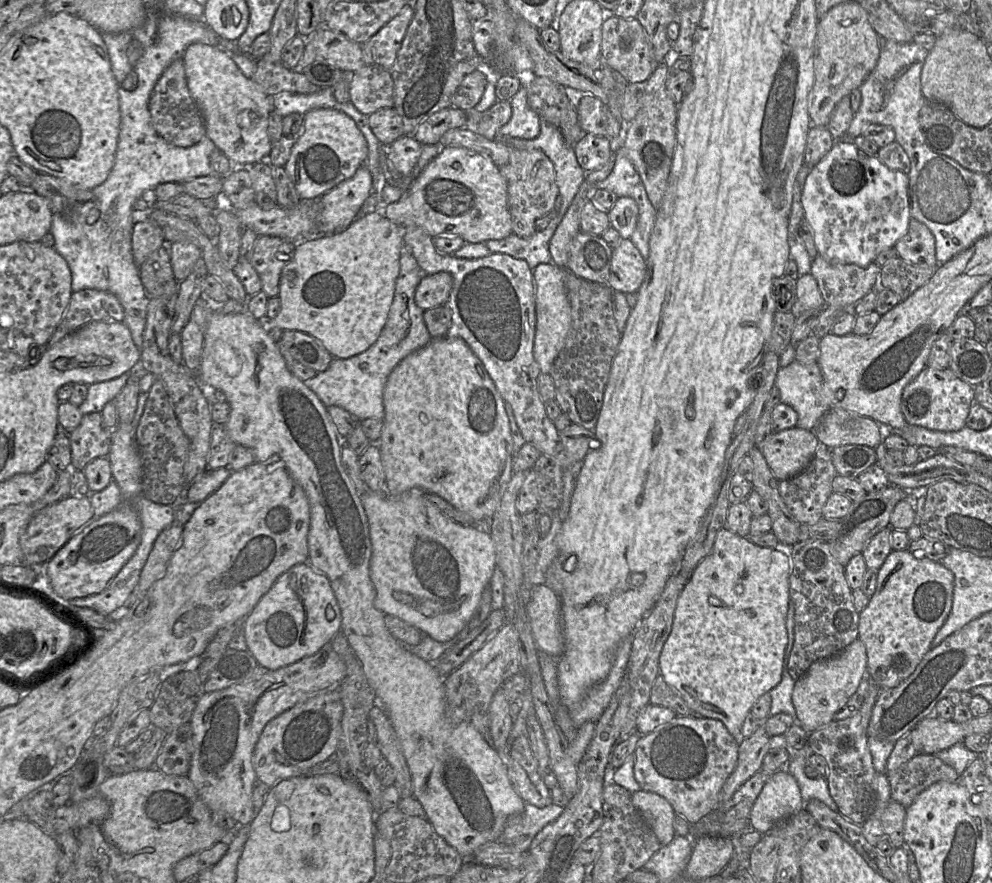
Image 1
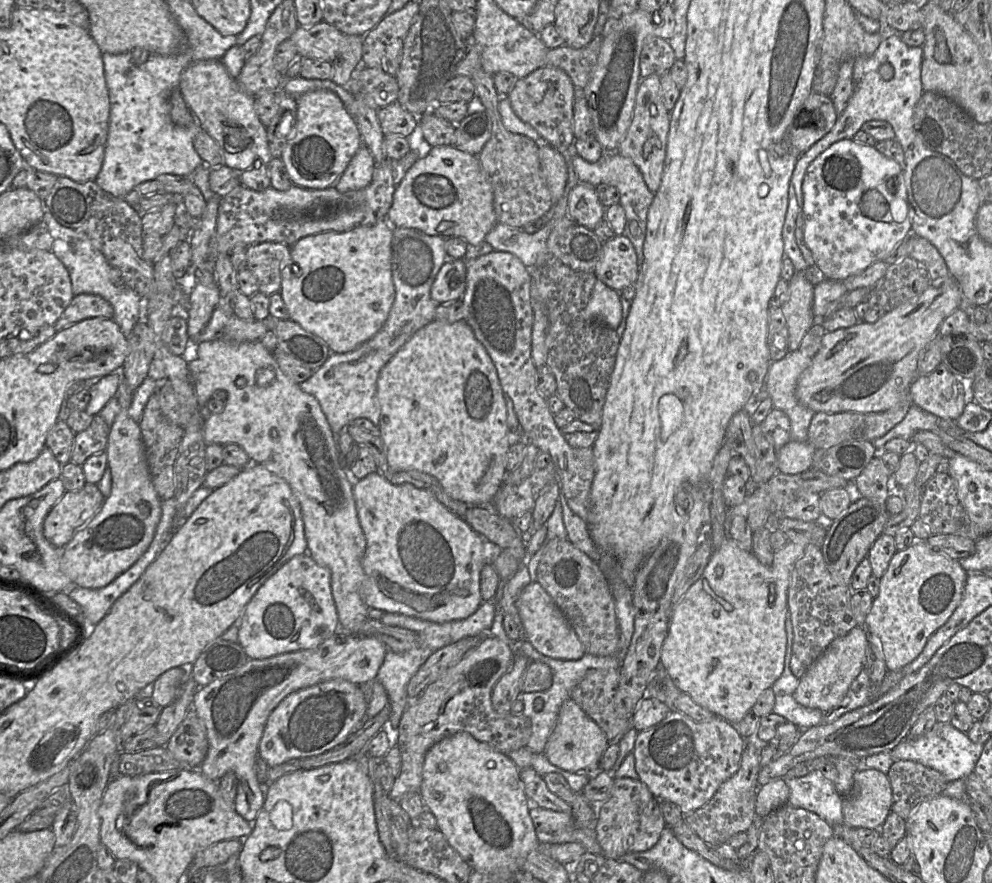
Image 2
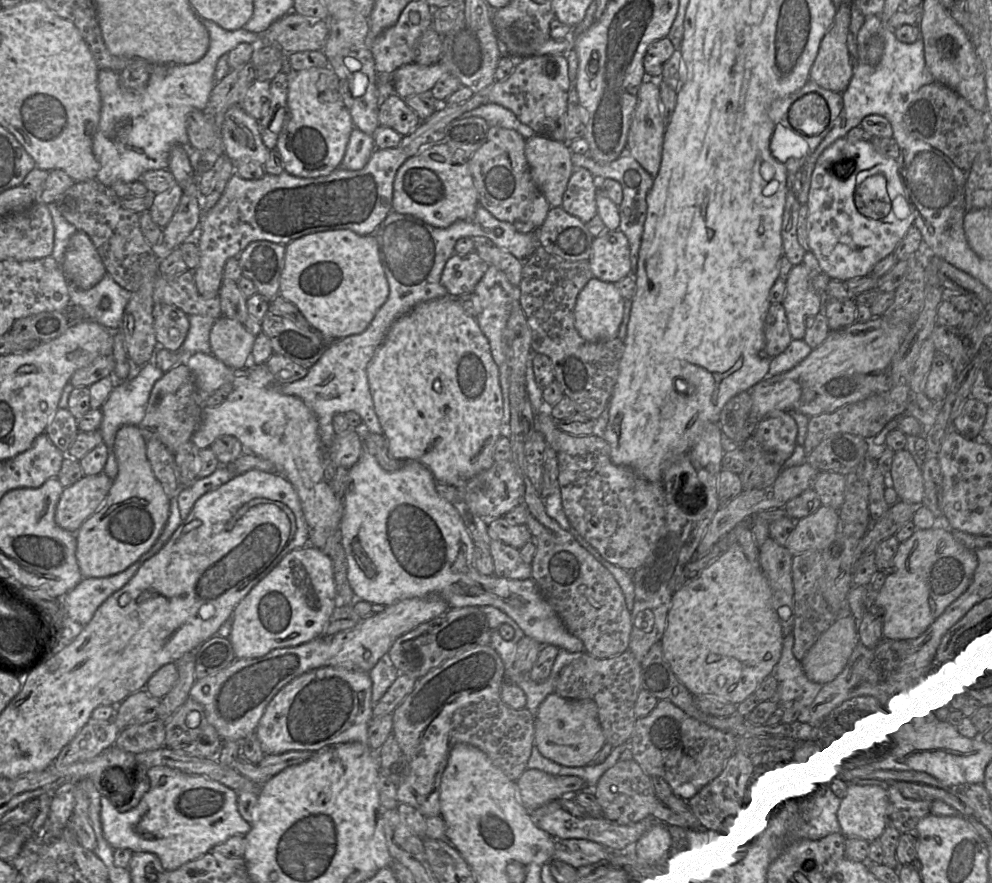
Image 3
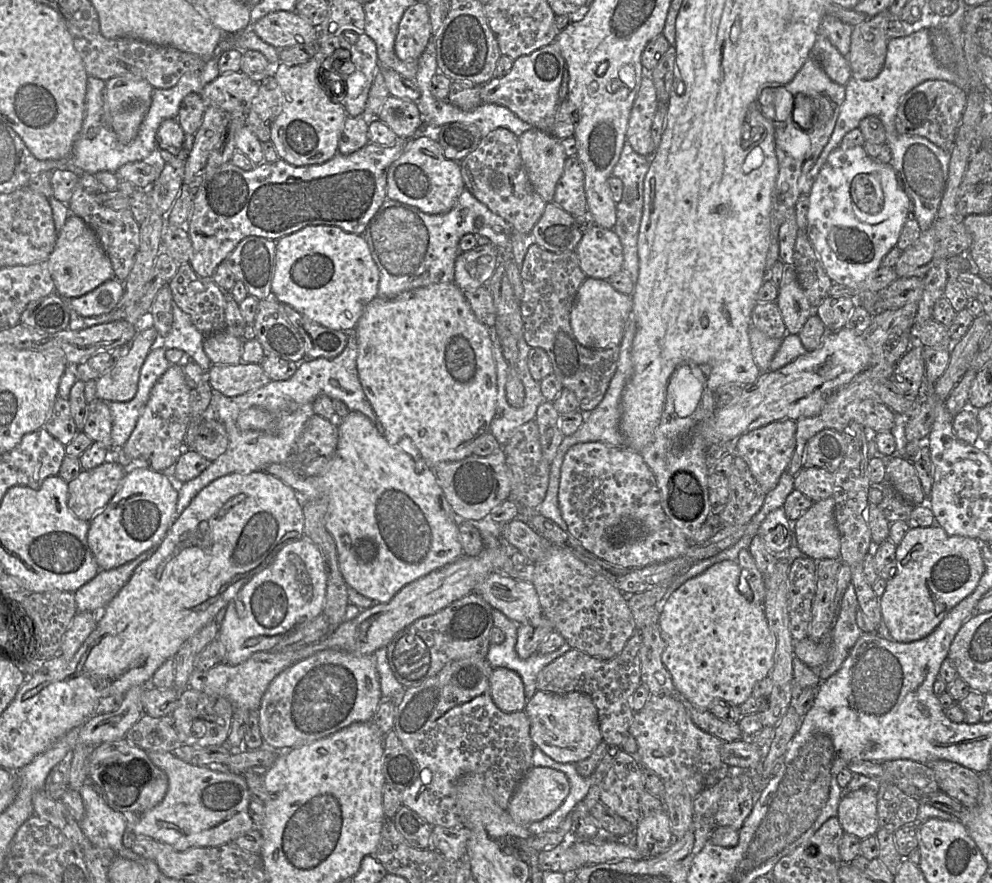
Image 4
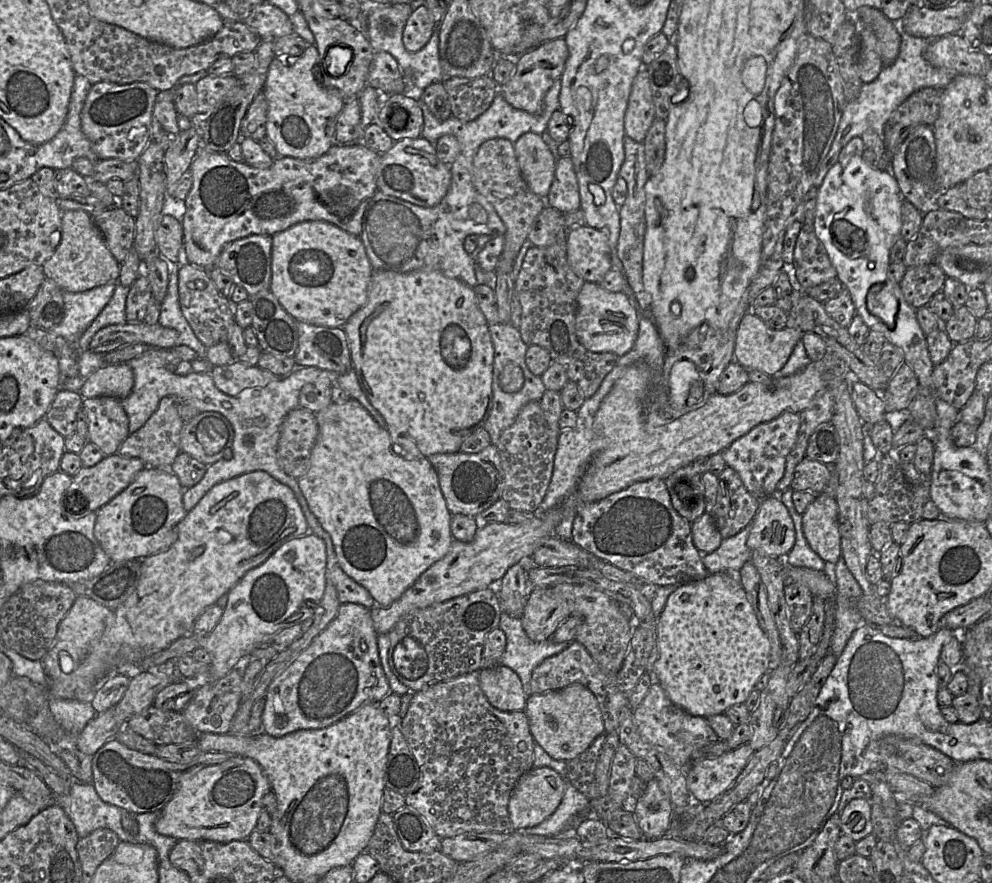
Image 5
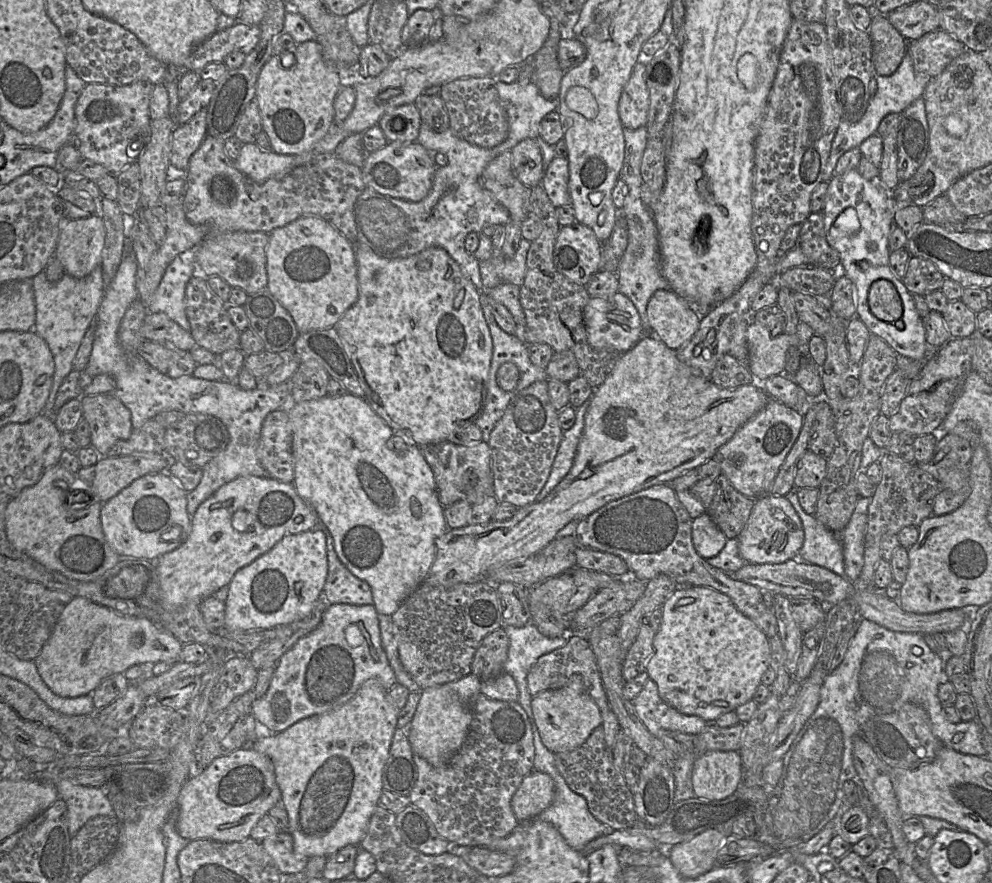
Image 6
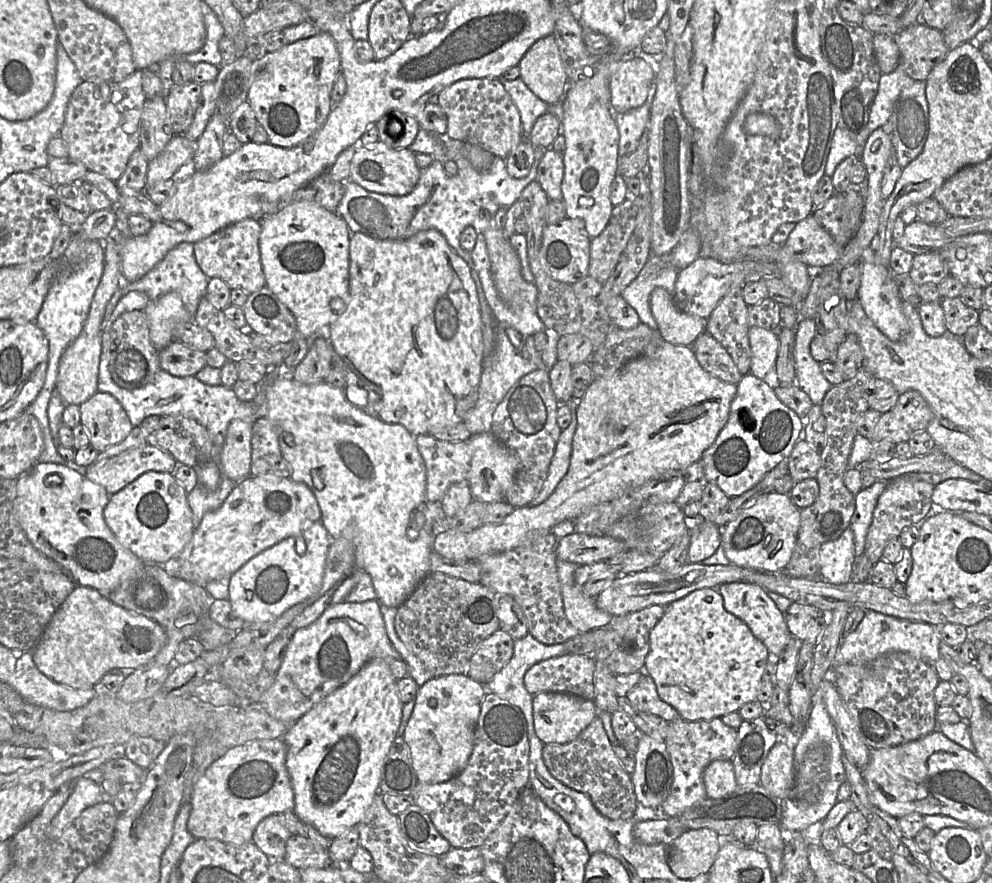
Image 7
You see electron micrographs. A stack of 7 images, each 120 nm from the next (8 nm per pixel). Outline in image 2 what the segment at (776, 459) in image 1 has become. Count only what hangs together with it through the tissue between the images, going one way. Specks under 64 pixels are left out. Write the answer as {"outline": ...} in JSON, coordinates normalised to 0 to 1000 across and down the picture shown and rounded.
{"outline":[[[796,498],[782,511],[783,529],[786,536],[805,537],[819,529],[821,505],[815,499]]]}

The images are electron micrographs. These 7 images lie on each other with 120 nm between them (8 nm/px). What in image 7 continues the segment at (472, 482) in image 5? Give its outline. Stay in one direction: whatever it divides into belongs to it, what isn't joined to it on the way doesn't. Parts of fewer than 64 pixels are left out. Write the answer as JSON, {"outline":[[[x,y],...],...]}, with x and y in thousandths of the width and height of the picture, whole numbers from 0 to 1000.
{"outline":[[[425,492],[418,499],[429,529],[430,567],[445,567],[456,548],[471,545],[476,519],[472,498],[453,501]]]}

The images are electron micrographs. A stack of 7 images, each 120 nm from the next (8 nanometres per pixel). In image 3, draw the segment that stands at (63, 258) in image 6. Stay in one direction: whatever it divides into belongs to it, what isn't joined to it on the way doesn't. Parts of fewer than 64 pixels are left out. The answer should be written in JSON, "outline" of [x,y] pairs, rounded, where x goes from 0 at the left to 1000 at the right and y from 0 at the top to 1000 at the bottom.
{"outline":[[[83,260],[71,270],[63,306],[68,318],[82,328],[93,326],[108,309],[93,272]]]}

